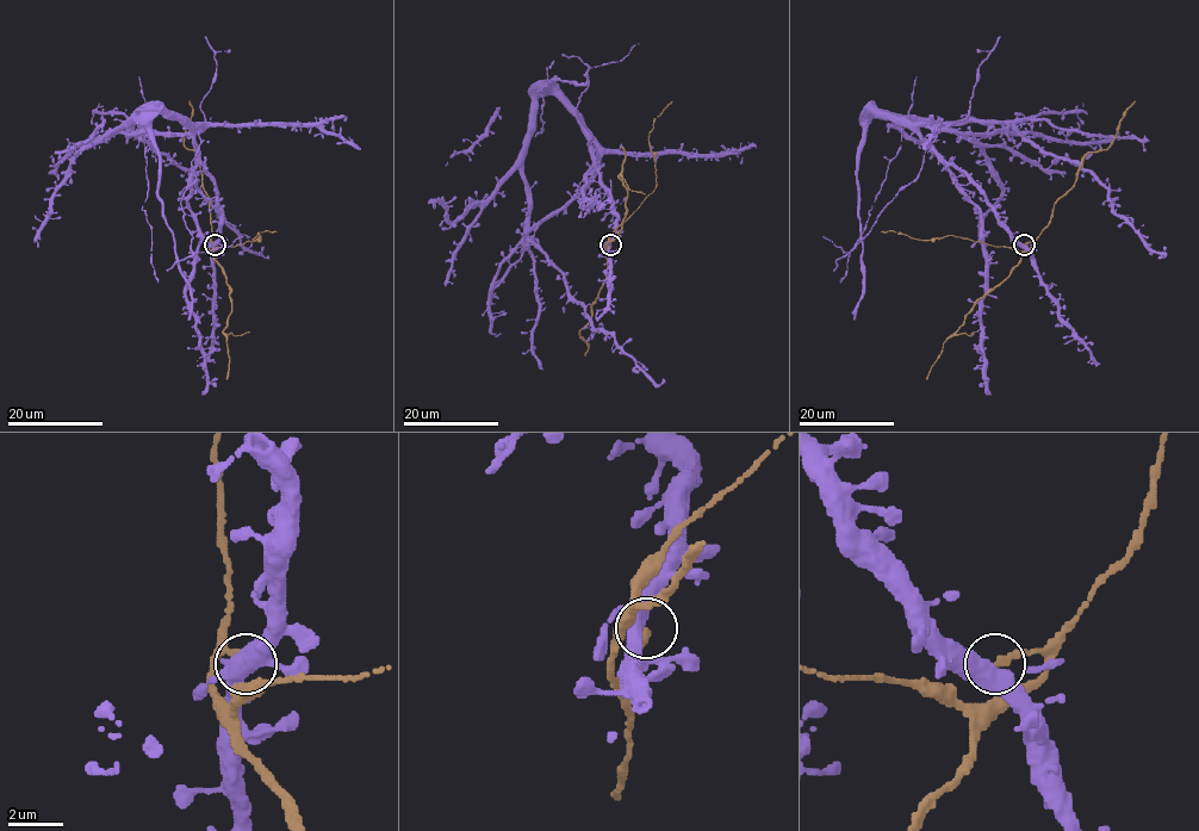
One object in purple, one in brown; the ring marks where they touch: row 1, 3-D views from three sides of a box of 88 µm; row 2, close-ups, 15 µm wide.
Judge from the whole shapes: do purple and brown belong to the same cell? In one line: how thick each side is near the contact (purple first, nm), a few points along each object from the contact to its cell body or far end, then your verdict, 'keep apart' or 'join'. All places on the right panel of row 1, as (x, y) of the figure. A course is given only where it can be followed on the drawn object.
calibres 400 and 280 nm; course purple (1025, 245), (930, 146), (938, 131), (1011, 129), (1070, 159), (1166, 255), (1159, 256); course brown (1025, 243), (1048, 224), (1055, 203), (1073, 186), (1082, 159), (1111, 144), (1135, 100); join

